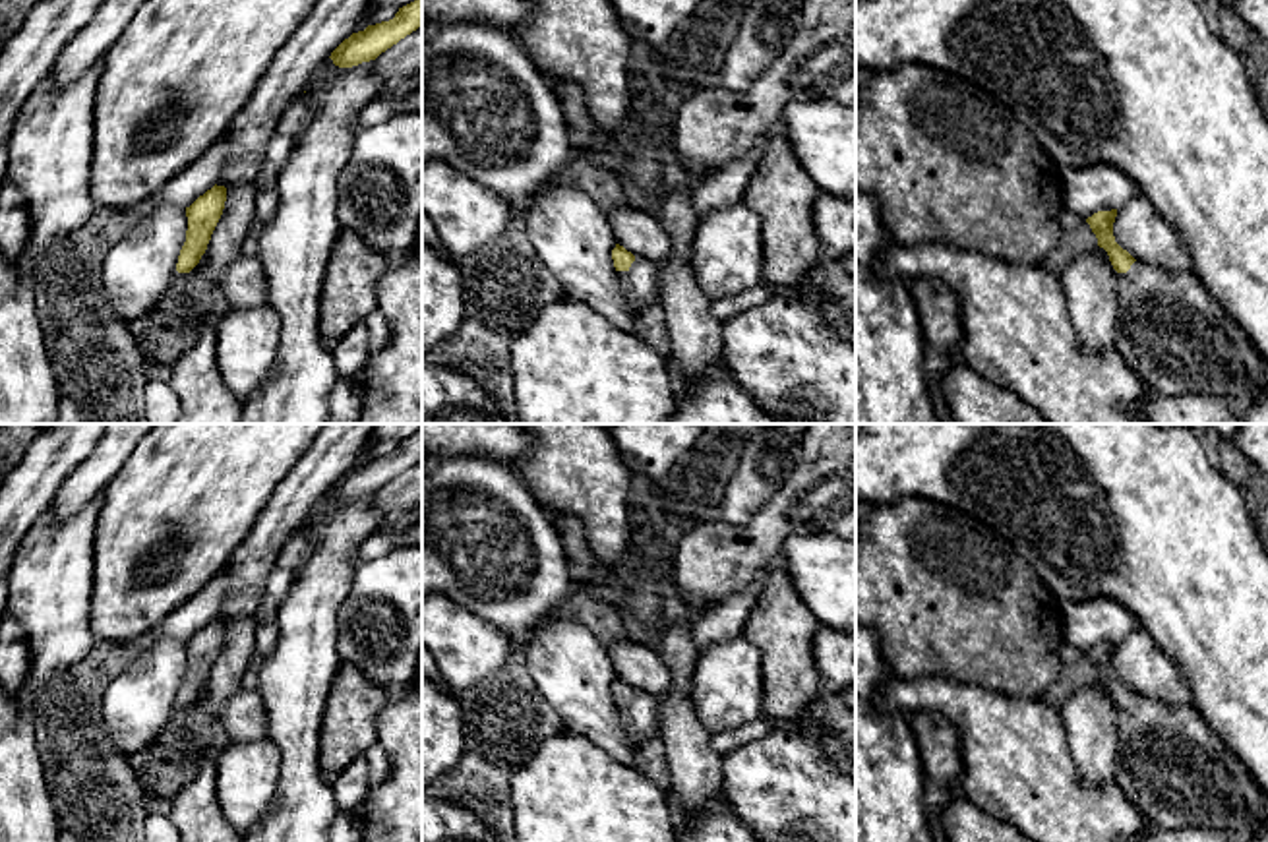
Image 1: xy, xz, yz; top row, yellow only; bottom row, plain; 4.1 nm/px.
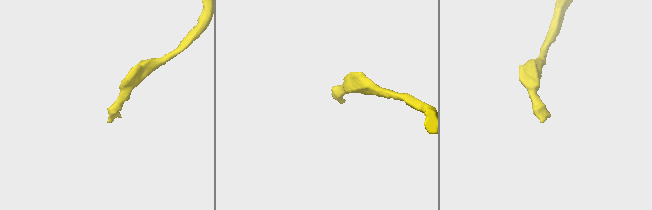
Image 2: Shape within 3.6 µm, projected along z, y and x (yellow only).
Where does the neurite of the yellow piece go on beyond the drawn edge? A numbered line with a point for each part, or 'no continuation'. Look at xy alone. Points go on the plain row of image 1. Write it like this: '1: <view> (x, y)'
1: xy (169, 765)

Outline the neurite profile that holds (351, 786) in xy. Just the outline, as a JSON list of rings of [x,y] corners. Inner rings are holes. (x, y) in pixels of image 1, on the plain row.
[[[354,759],[331,782],[339,811],[358,811],[370,794],[370,768],[366,759]]]

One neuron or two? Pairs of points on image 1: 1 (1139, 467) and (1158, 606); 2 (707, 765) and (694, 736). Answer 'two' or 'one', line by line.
1: one
2: one

